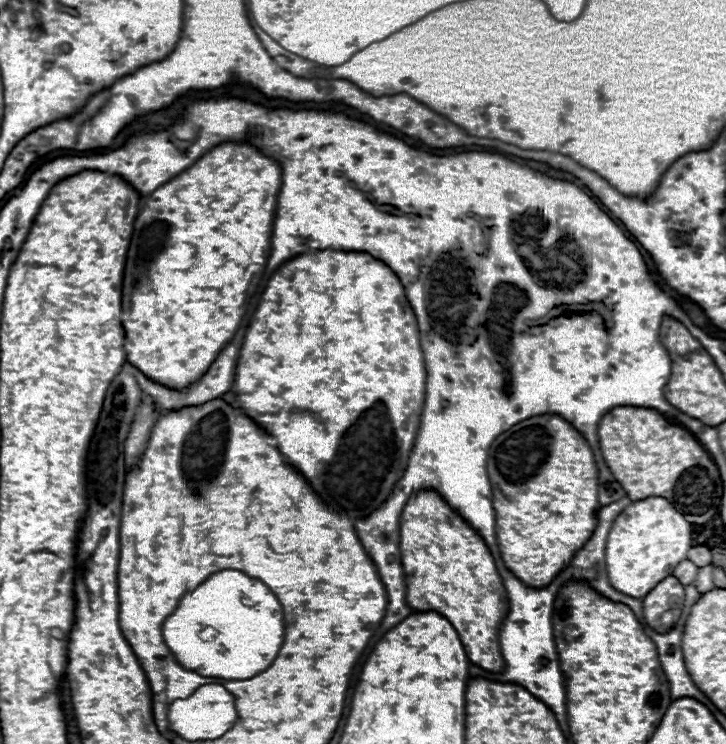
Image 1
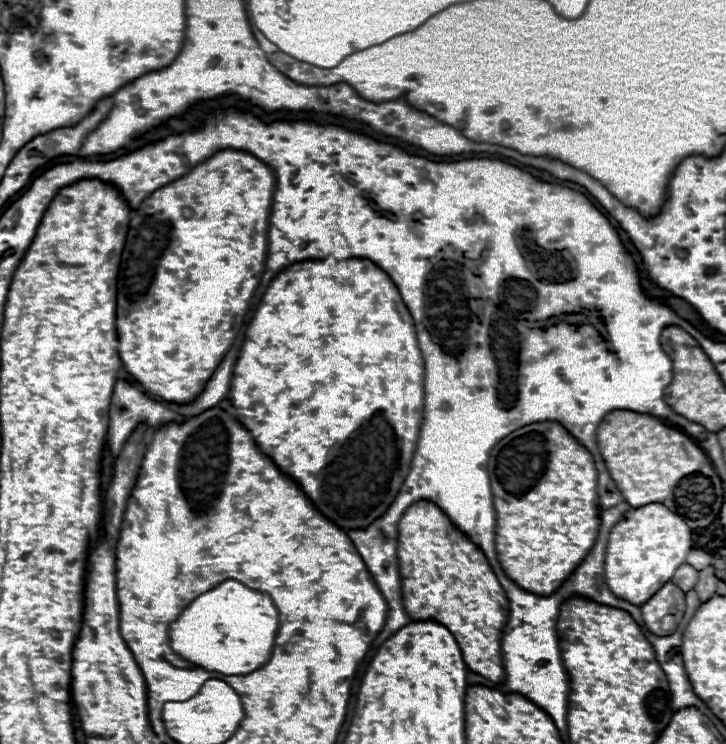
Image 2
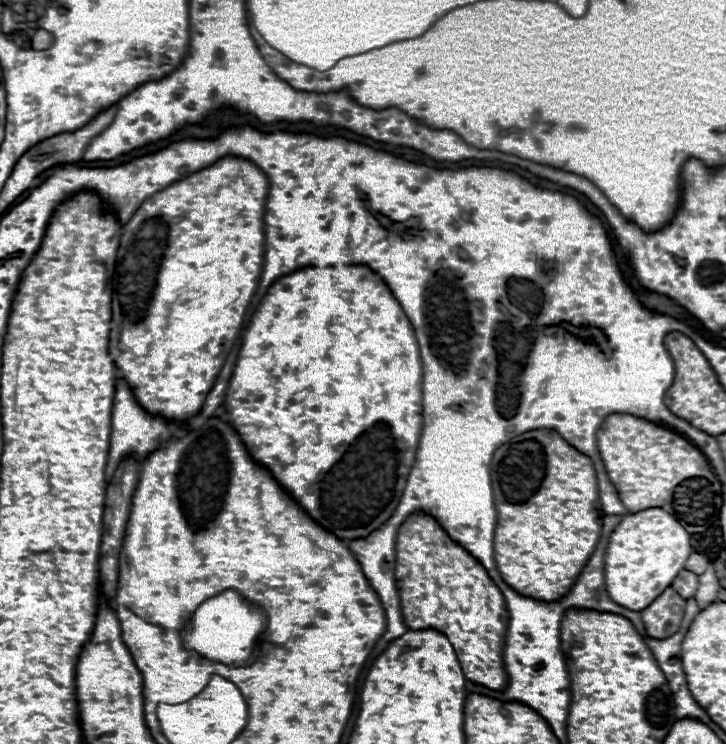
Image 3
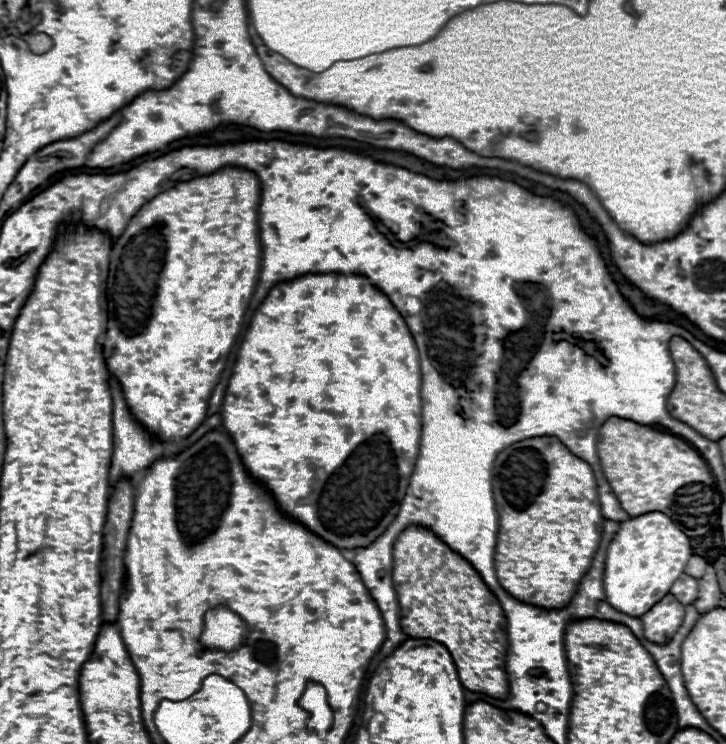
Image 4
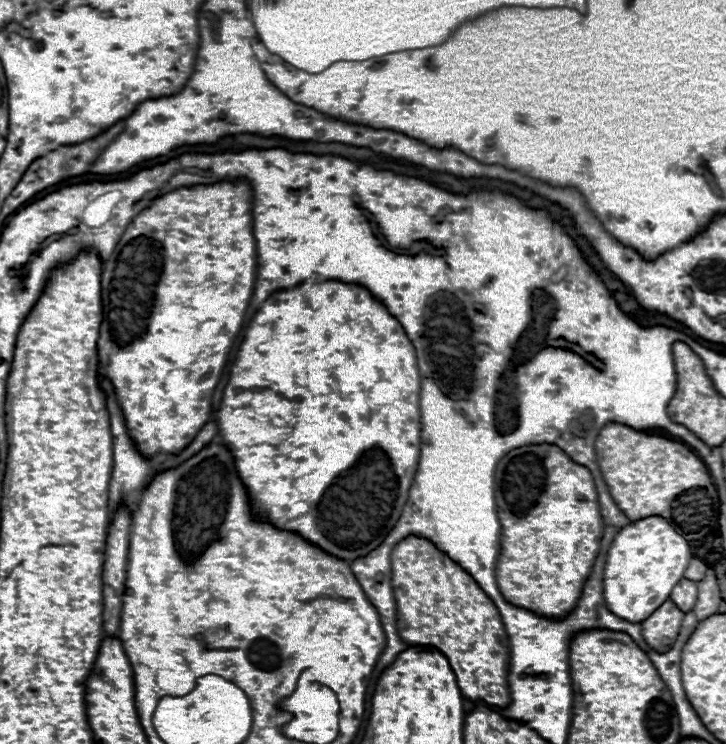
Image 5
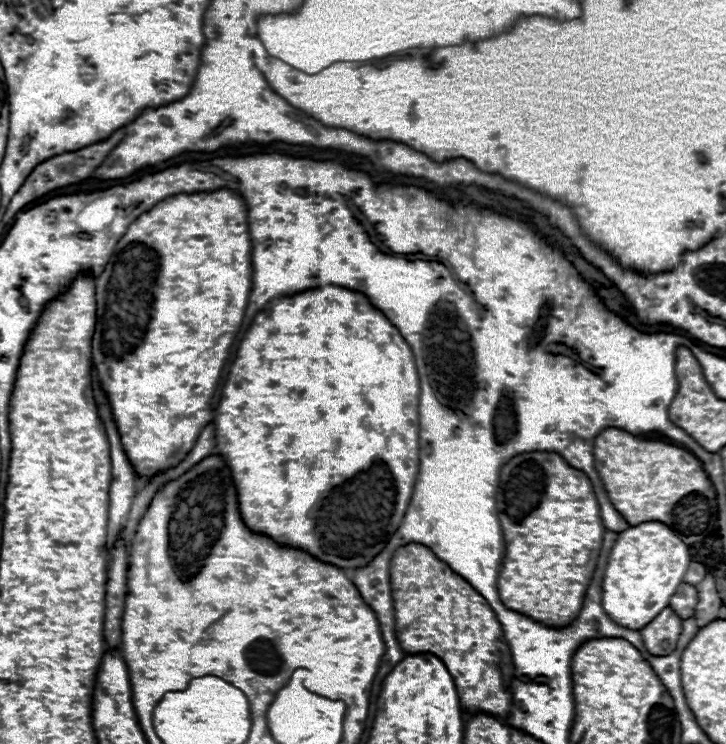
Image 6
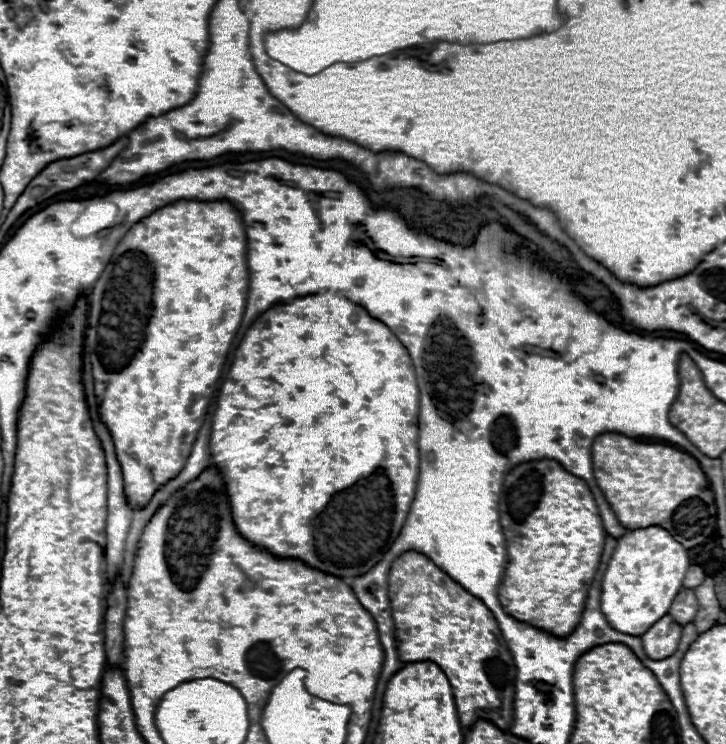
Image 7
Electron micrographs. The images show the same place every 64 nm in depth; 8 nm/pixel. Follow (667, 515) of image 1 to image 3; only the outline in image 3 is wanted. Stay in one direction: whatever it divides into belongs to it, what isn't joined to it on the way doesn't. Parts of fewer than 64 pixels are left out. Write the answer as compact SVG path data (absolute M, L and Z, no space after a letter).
M646 508L626 514L610 534L610 542L606 546L606 590L620 606L630 610L644 610L660 596L660 592L664 592L664 588L672 584L690 554L690 534L672 514L664 512L662 508Z

